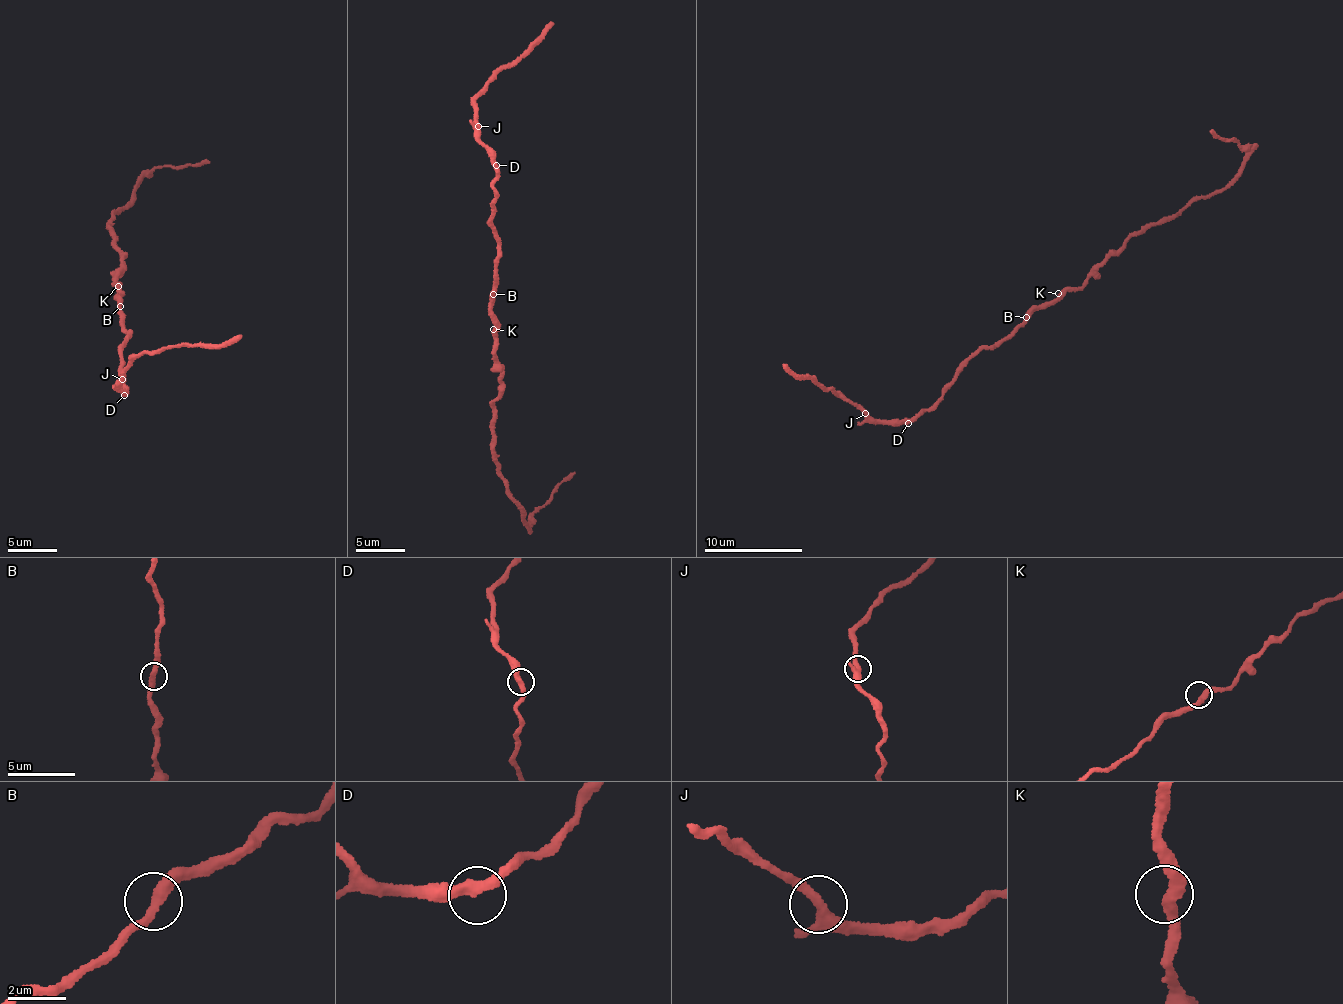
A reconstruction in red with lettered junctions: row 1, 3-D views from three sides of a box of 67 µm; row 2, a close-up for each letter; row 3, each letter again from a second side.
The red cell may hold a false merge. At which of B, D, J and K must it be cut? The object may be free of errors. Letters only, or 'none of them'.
none of them

